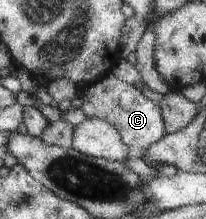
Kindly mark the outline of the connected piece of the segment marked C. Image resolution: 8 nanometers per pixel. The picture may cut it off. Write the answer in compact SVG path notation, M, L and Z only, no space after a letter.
M108 74L103 79L95 80L91 85L83 86L80 109L86 117L96 117L109 122L120 135L121 141L130 148L144 150L166 134L164 122L160 118L158 104L150 102L134 86L118 80Z

